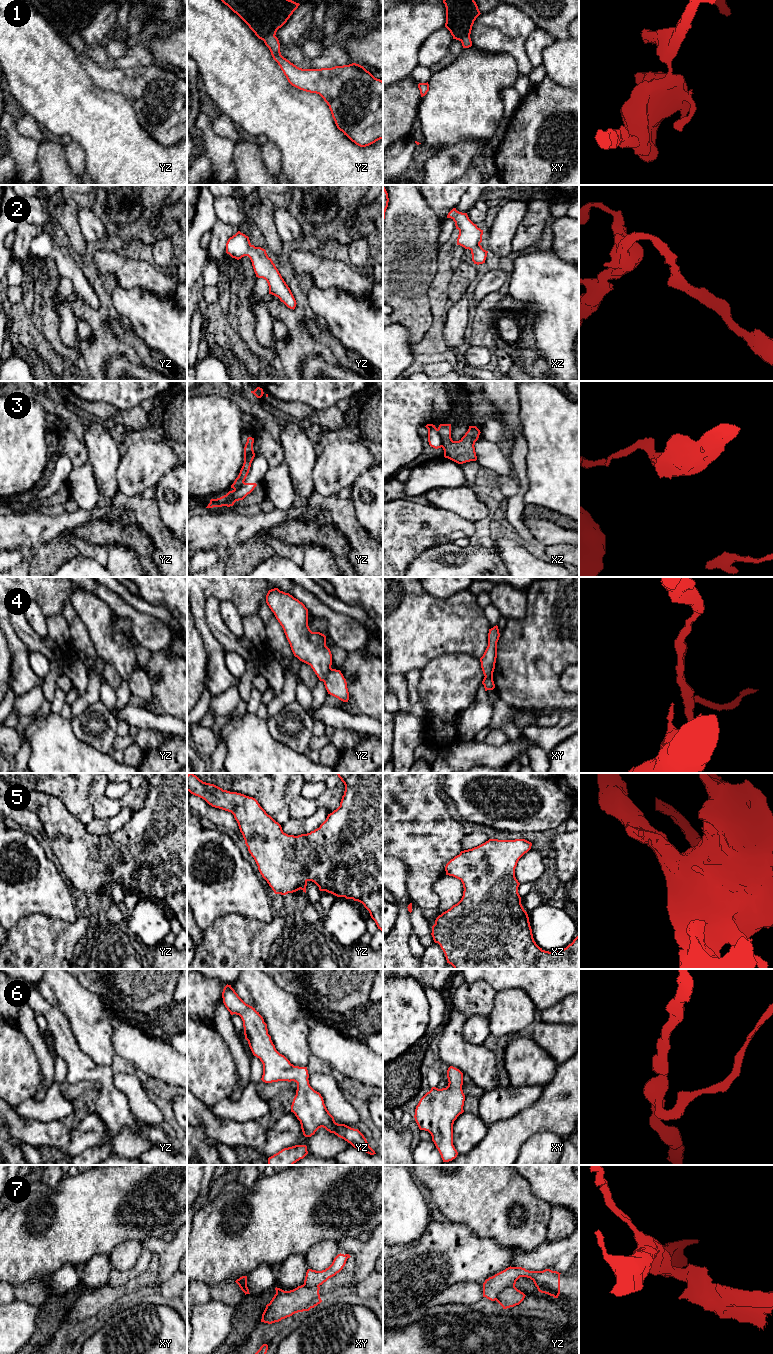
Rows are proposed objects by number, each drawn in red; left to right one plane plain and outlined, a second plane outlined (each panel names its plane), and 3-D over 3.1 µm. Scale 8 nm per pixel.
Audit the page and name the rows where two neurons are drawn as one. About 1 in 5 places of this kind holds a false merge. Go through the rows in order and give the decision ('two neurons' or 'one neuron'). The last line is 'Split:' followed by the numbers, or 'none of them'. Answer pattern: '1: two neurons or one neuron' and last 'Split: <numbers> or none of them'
1: one neuron
2: one neuron
3: two neurons
4: two neurons
5: one neuron
6: one neuron
7: two neurons
Split: 3, 4, 7

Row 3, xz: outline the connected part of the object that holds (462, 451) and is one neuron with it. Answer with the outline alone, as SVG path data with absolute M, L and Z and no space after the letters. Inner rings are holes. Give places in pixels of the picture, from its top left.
M440 424L438 430L442 438L445 458L458 464L477 460L474 445L481 432L476 426L469 426L468 431L459 441L453 441L451 438L451 424Z

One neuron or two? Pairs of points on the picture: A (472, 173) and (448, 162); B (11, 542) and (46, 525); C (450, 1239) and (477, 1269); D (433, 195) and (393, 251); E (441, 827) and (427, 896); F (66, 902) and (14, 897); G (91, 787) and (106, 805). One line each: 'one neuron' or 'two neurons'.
A: two neurons
B: one neuron
C: one neuron
D: two neurons
E: one neuron
F: one neuron
G: two neurons

